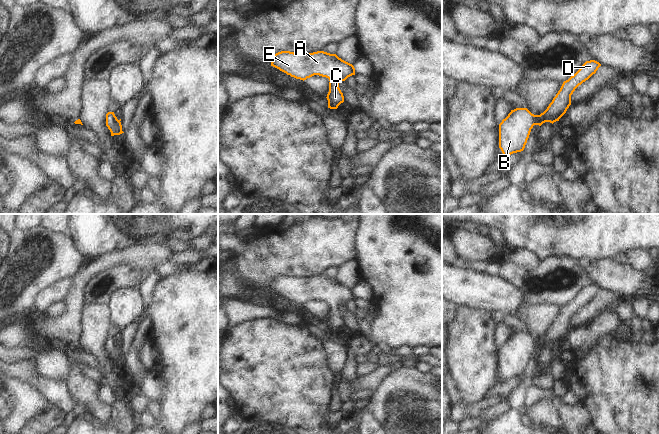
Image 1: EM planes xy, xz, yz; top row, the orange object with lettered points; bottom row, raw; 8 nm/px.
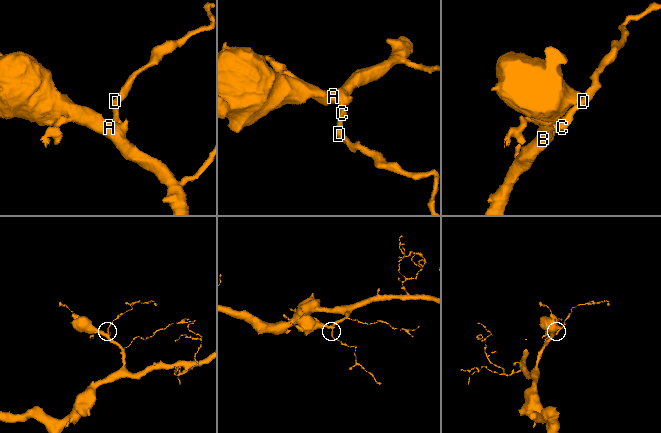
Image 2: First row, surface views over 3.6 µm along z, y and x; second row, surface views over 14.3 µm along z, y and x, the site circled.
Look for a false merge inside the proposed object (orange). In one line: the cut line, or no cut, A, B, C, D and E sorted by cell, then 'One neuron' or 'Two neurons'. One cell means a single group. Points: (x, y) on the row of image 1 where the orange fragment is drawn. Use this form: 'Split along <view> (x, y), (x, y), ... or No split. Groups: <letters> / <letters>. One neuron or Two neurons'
No split. Groups: A B C D E. One neuron

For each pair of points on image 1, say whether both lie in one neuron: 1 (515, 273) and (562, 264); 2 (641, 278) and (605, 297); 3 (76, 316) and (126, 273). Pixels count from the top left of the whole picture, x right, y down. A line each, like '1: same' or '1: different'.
1: same
2: different
3: different

